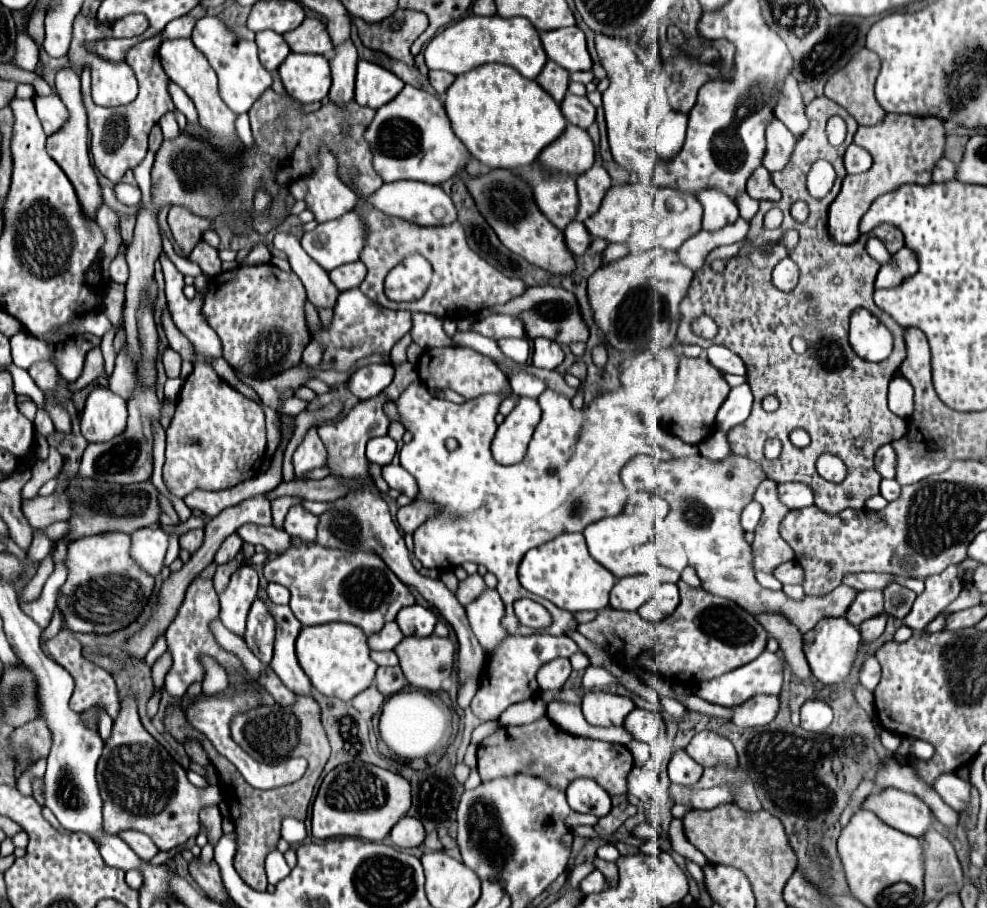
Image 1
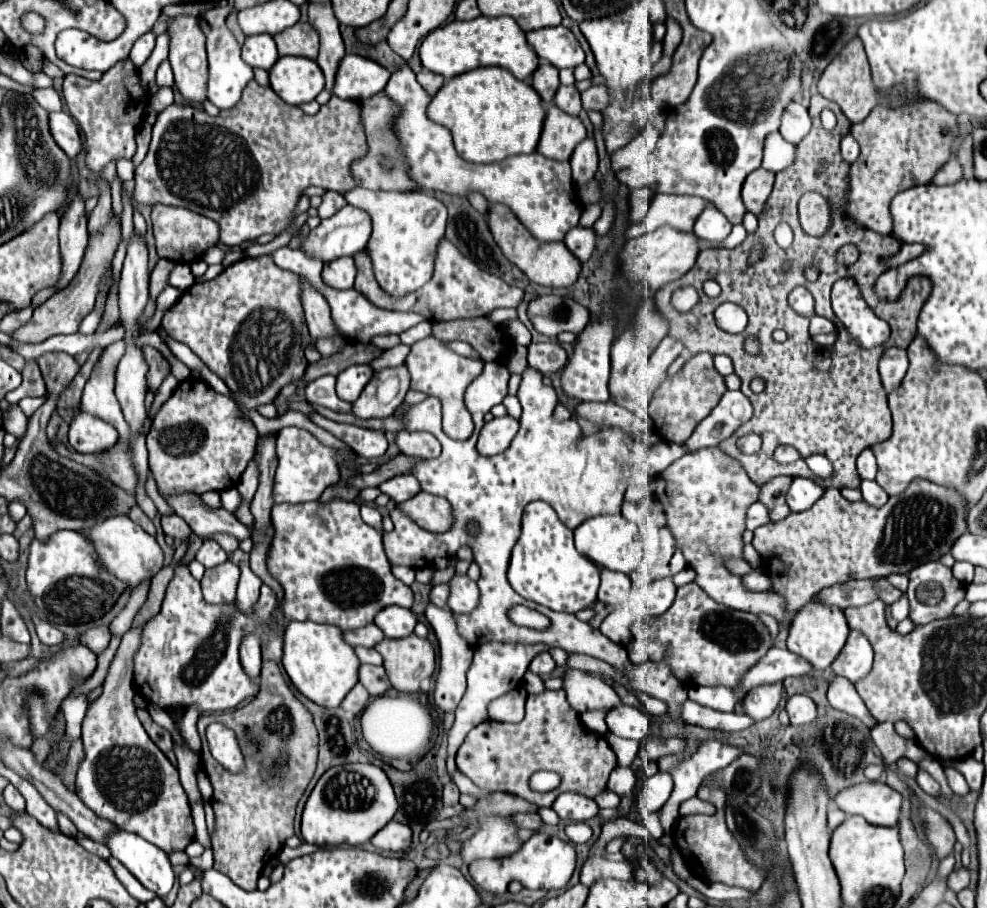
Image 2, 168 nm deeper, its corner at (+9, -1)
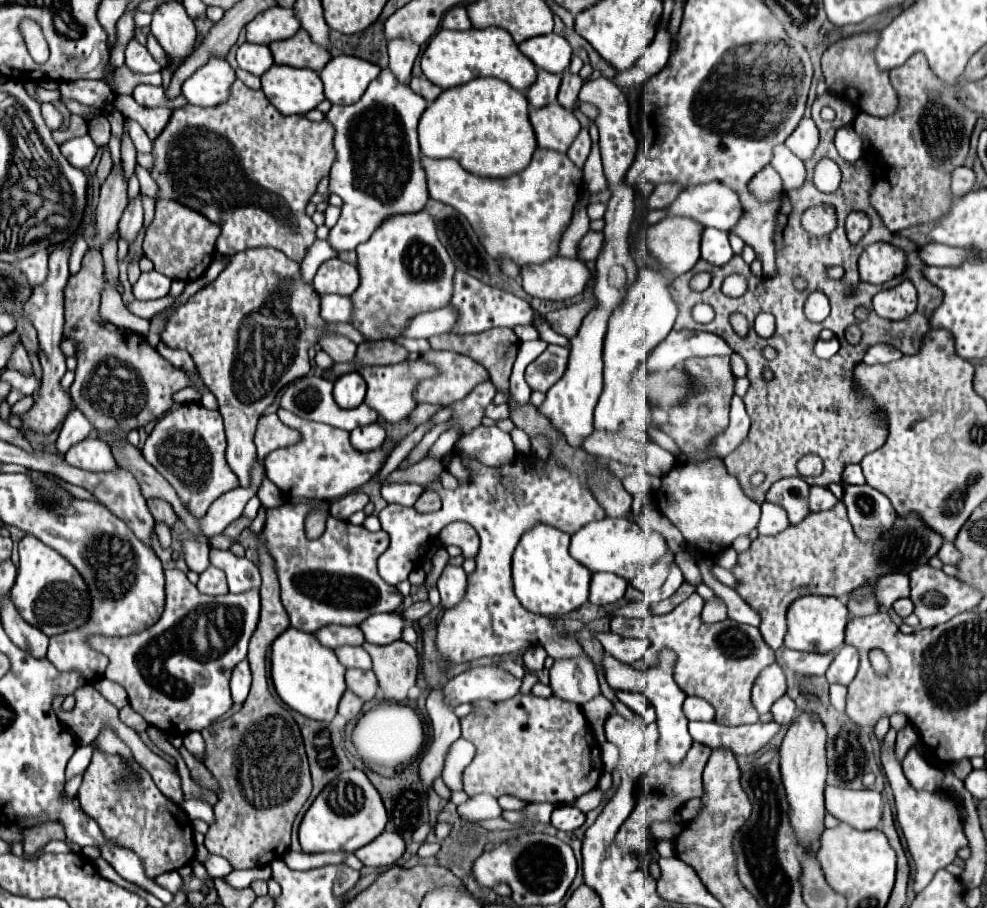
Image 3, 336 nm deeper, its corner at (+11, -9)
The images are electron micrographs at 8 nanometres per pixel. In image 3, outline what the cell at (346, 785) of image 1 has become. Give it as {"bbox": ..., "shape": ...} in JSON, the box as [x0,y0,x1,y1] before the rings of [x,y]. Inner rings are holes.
{"bbox":[300,769,388,853],"shape":[[[350,769],[344,775],[332,779],[324,791],[314,799],[300,823],[300,845],[304,853],[326,853],[326,851],[346,851],[354,853],[356,849],[374,841],[386,827],[388,813],[382,803],[380,793],[370,783],[364,771]]]}

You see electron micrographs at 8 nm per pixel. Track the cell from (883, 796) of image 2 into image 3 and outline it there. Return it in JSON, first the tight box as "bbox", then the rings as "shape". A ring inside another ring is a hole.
{"bbox":[826,787,882,829],"shape":[[[826,787],[826,811],[852,825],[854,829],[878,829],[882,821],[882,795],[874,789],[848,791],[840,787]]]}

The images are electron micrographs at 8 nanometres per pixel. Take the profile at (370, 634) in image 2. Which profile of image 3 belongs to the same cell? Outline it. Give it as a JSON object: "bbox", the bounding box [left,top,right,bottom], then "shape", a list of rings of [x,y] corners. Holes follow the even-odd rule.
{"bbox":[314,625,366,649],"shape":[[[332,625],[332,627],[322,627],[314,635],[324,647],[330,647],[330,649],[338,649],[342,645],[356,647],[356,645],[366,643],[360,627],[336,627],[336,625]]]}

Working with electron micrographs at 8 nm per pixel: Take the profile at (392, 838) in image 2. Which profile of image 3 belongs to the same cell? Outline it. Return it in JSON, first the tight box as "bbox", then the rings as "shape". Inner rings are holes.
{"bbox":[354,831,406,867],"shape":[[[384,831],[368,845],[360,847],[354,855],[366,865],[366,867],[382,867],[396,863],[406,851],[406,843],[400,835]]]}

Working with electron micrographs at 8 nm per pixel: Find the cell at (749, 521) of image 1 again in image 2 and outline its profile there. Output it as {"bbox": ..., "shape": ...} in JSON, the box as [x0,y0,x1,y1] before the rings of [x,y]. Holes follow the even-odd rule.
{"bbox":[746,501,770,531],"shape":[[[756,501],[756,503],[748,509],[748,515],[746,515],[746,527],[748,527],[750,531],[754,531],[756,527],[766,525],[768,521],[770,521],[770,515],[768,515],[766,507],[764,507],[760,501]]]}

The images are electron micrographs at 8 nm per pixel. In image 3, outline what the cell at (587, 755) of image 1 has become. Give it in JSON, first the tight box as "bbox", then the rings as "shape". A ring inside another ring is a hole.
{"bbox":[462,695,602,805],"shape":[[[514,695],[504,703],[484,703],[476,701],[476,713],[462,717],[462,737],[476,745],[476,757],[464,769],[464,791],[466,795],[490,793],[494,797],[512,795],[526,803],[550,803],[550,805],[570,805],[584,793],[596,789],[602,775],[600,745],[594,737],[590,723],[586,721],[580,707],[574,703],[564,703],[554,695],[550,699],[528,695]]]}

